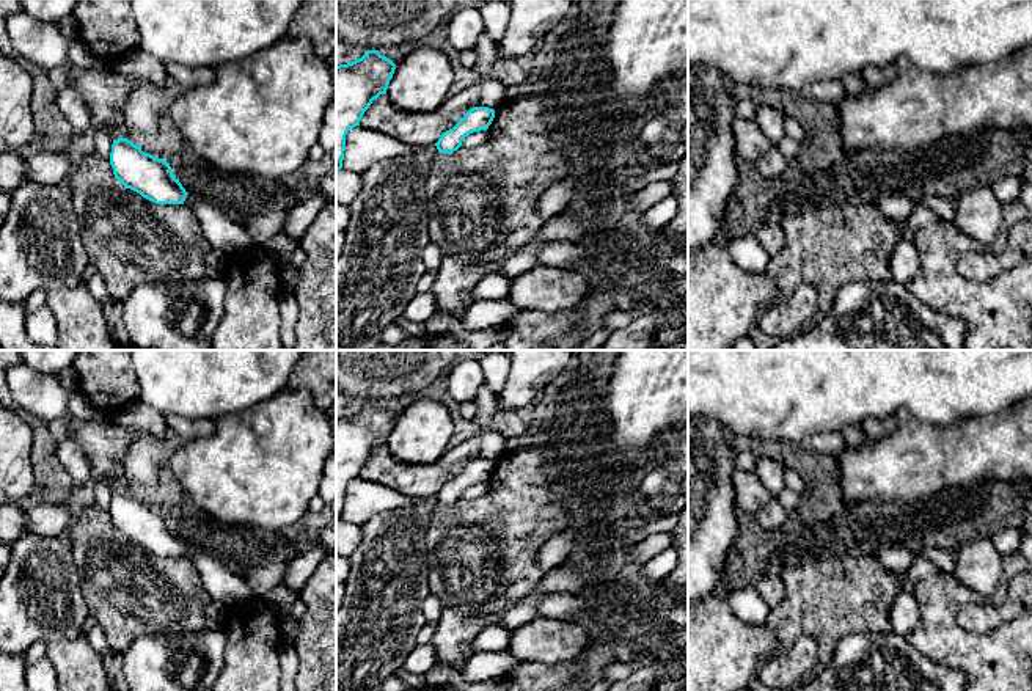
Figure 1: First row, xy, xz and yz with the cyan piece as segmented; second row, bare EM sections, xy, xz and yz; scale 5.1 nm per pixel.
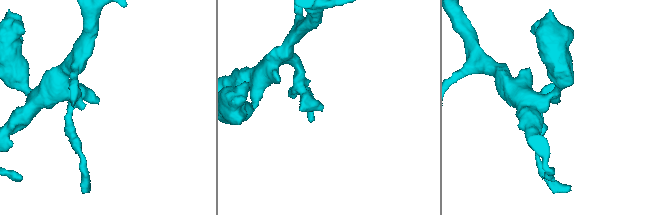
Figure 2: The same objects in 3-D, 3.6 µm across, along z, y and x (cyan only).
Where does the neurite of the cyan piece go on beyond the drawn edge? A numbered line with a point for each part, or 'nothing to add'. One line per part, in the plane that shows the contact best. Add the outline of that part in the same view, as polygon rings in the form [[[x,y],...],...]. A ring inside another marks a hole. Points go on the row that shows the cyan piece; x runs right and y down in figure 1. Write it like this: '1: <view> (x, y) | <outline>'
1: xy (230, 237) | [[[187,195],[188,206],[199,220],[203,234],[214,250],[225,258],[236,256],[258,245],[242,223],[231,220],[223,210],[195,195]]]

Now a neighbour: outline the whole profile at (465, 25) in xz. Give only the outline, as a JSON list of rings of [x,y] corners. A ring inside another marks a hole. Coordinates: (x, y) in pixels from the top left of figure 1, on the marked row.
[[[478,8],[456,9],[446,20],[451,46],[457,50],[474,50],[484,31],[484,20]]]

